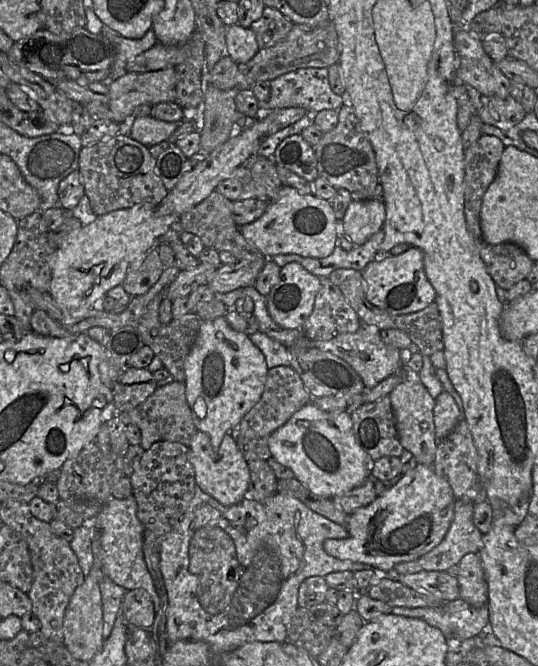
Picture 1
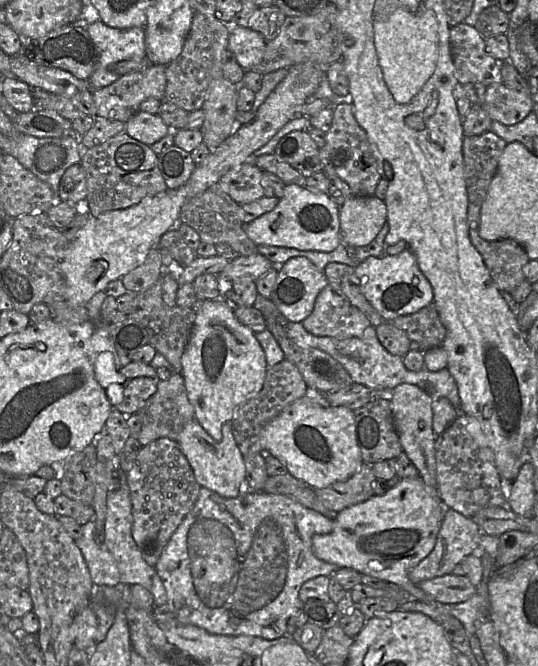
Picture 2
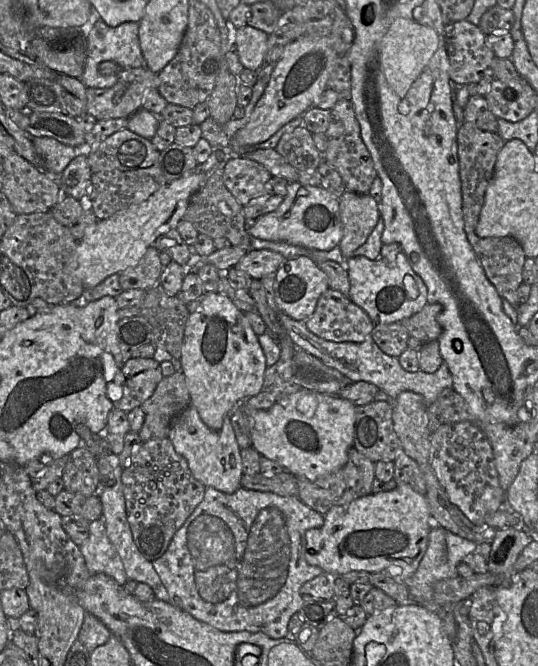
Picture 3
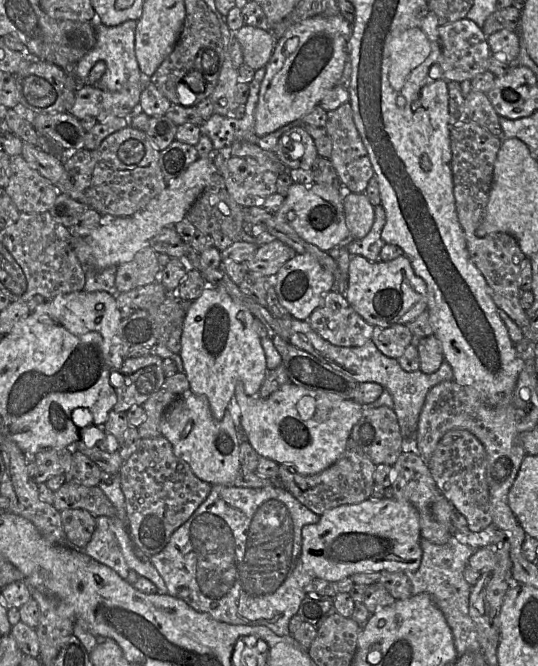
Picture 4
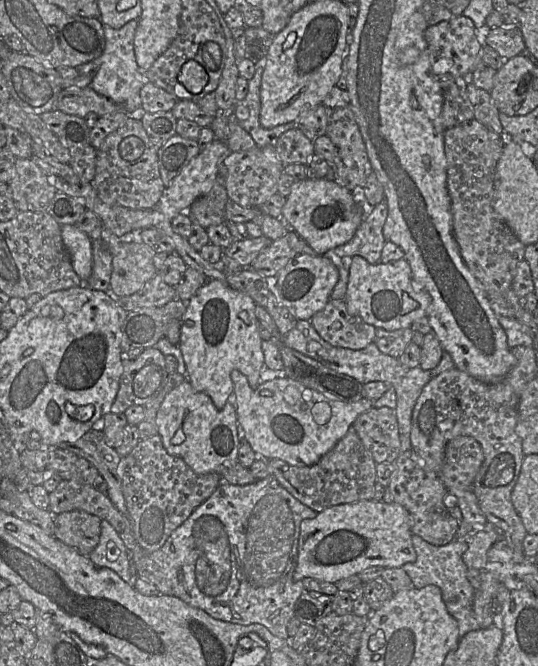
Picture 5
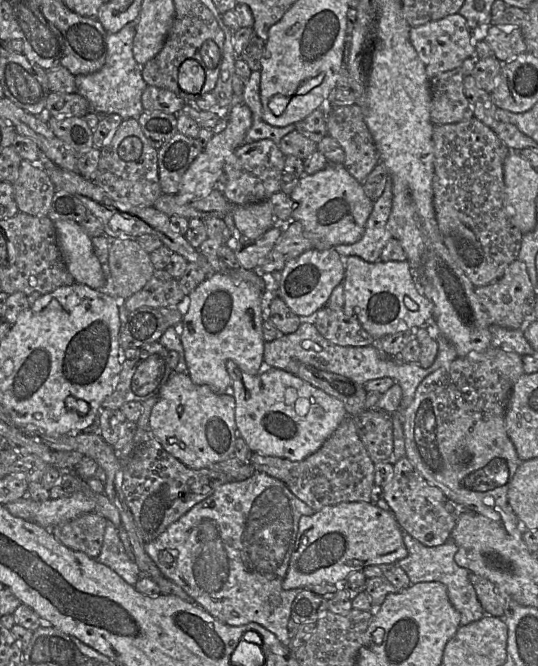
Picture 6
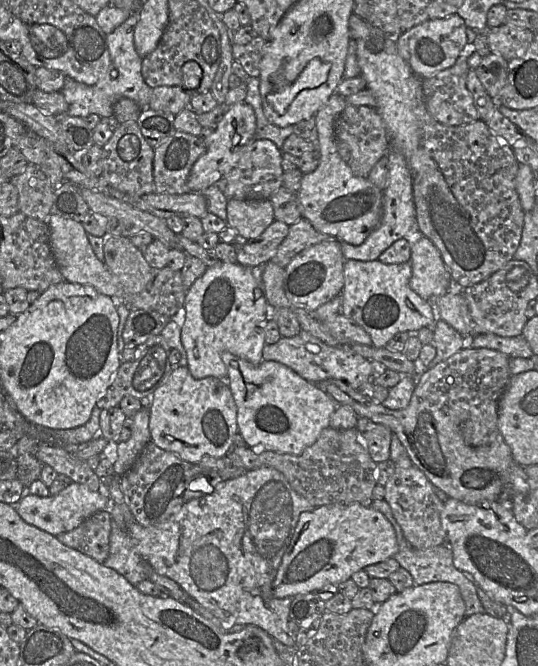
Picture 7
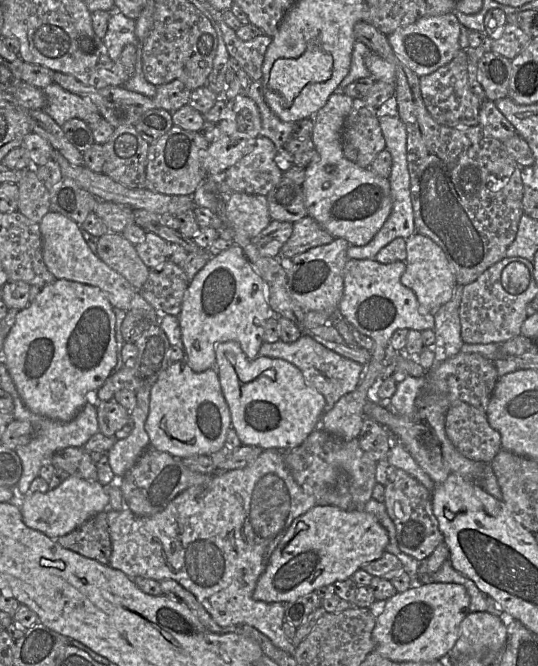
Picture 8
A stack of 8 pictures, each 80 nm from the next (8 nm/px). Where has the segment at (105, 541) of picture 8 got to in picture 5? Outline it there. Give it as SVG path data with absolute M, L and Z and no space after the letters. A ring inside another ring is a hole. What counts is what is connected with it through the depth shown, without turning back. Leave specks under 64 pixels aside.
M81 510L63 512L54 517L54 536L88 557L99 543L101 521Z

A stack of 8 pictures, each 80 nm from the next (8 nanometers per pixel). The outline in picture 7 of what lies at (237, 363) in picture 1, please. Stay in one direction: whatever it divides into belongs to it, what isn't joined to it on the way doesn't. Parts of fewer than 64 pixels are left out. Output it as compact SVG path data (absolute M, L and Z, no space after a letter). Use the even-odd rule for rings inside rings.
M218 262L214 266L207 267L204 274L196 279L192 286L186 291L183 304L183 307L185 308L185 320L181 326L181 342L185 348L188 360L187 367L194 378L202 379L205 377L215 377L226 381L227 368L221 359L221 354L225 351L230 352L231 354L242 358L253 365L258 365L263 361L262 351L264 345L266 344L264 339L264 329L267 321L271 319L271 307L268 305L265 298L264 287L261 281L261 268L262 267L253 267L250 269L248 267L241 266L238 263Z

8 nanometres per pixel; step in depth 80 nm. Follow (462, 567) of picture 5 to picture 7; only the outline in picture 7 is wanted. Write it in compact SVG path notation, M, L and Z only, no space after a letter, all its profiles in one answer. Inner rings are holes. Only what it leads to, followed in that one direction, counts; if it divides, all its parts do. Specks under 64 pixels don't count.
M391 521L391 524L395 528L398 544L398 551L393 558L403 569L411 574L414 584L423 585L430 582L453 583L460 589L461 596L464 600L466 607L465 617L485 612L477 594L477 585L468 575L455 568L453 564L453 552L450 547L440 545L427 550L417 550L407 542L397 522Z

